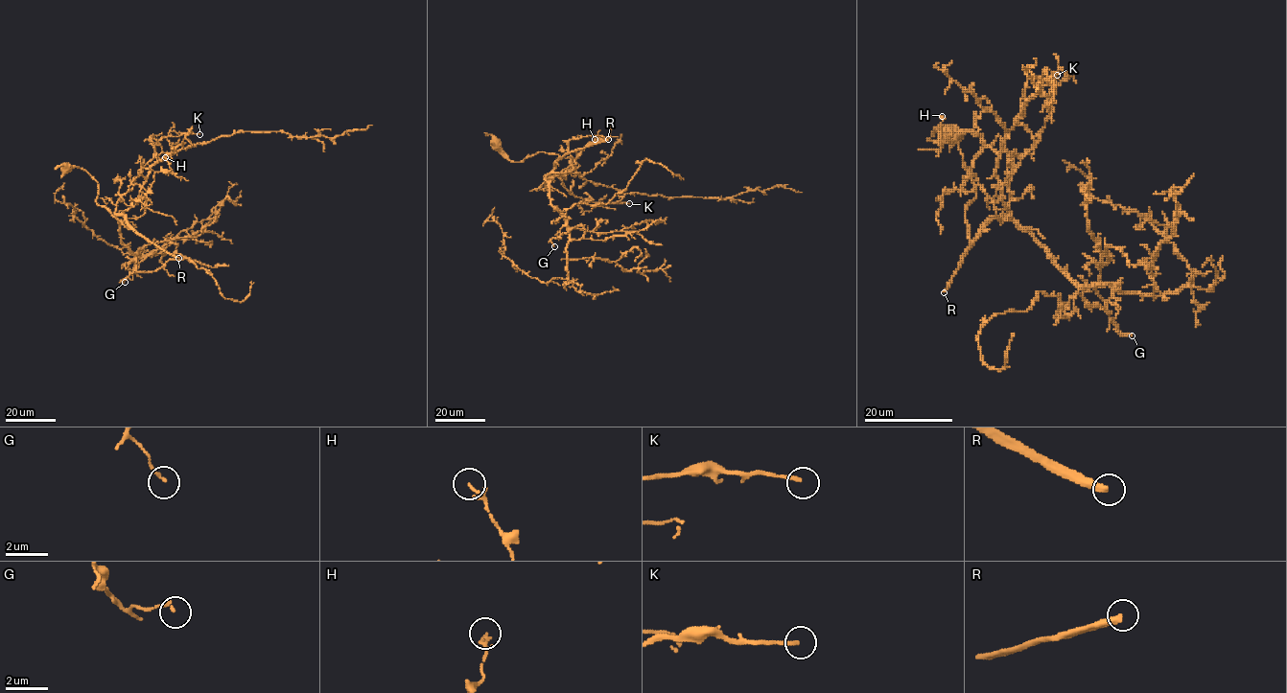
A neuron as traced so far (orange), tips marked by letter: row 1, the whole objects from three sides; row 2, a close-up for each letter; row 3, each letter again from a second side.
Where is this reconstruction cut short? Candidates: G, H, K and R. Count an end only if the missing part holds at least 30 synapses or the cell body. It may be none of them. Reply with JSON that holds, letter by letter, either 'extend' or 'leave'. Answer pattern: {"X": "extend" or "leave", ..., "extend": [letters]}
{"G": "leave", "H": "leave", "K": "leave", "R": "extend", "extend": ["R"]}

